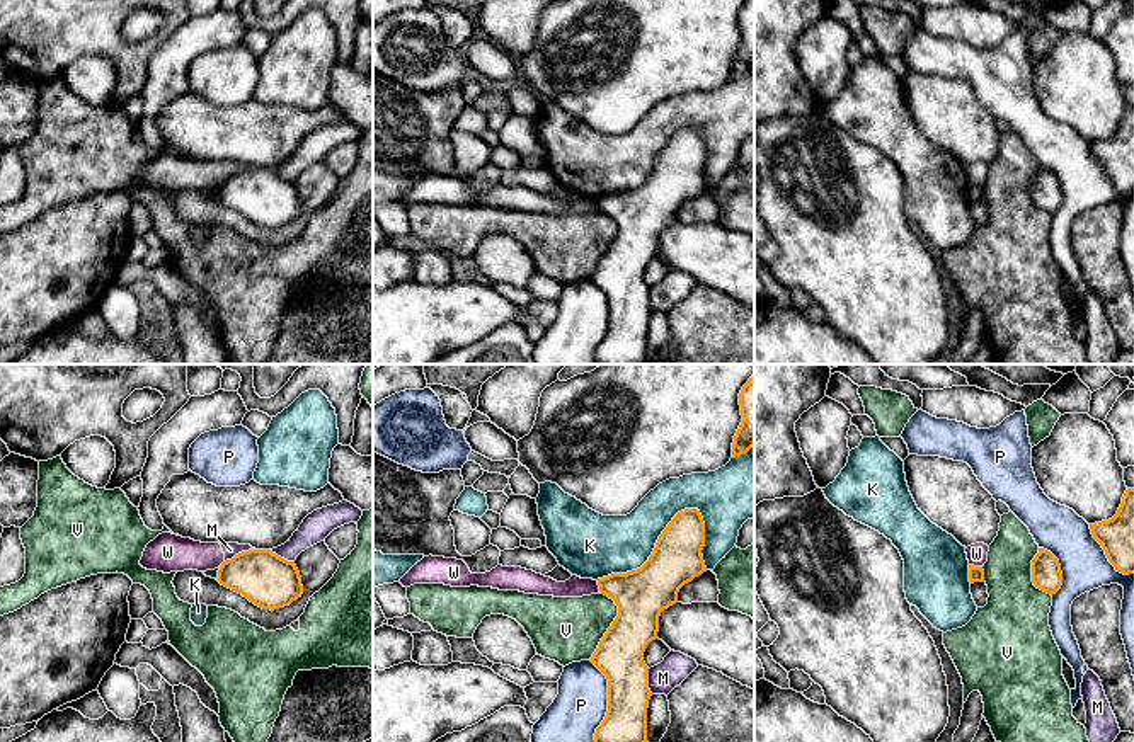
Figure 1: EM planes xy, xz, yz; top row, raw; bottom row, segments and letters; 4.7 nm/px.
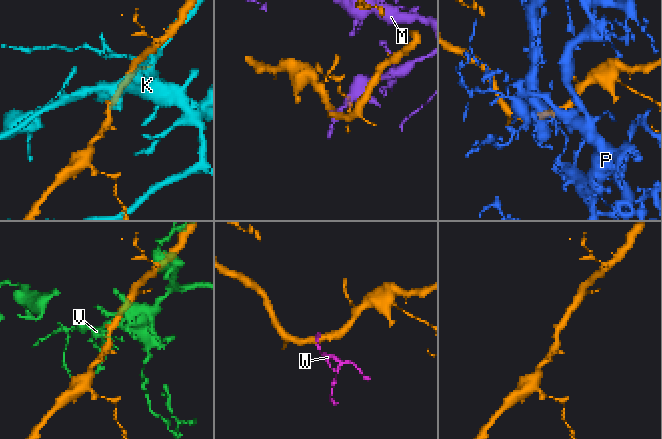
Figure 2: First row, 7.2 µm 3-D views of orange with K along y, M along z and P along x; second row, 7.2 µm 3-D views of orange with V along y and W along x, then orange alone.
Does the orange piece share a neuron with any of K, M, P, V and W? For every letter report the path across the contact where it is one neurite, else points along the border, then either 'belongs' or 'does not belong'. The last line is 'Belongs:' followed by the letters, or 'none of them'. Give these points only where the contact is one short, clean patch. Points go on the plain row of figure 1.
K: does not belong
M: does not belong
P: does not belong
V: does not belong
W: border along yz (969, 182), (981, 186); does not belong
Belongs: none of them

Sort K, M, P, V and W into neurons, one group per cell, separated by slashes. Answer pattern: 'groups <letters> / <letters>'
groups K / M W / P / V

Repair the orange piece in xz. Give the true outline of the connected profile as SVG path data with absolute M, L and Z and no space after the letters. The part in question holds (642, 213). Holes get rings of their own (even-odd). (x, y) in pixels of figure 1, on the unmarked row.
M684 128L662 150L652 174L640 187L598 197L599 211L615 220L618 235L589 277L608 298L608 330L596 347L596 364L647 362L647 327L652 311L644 271L657 257L661 231L678 221L679 208L707 191L702 174L703 165L703 136L698 128Z

